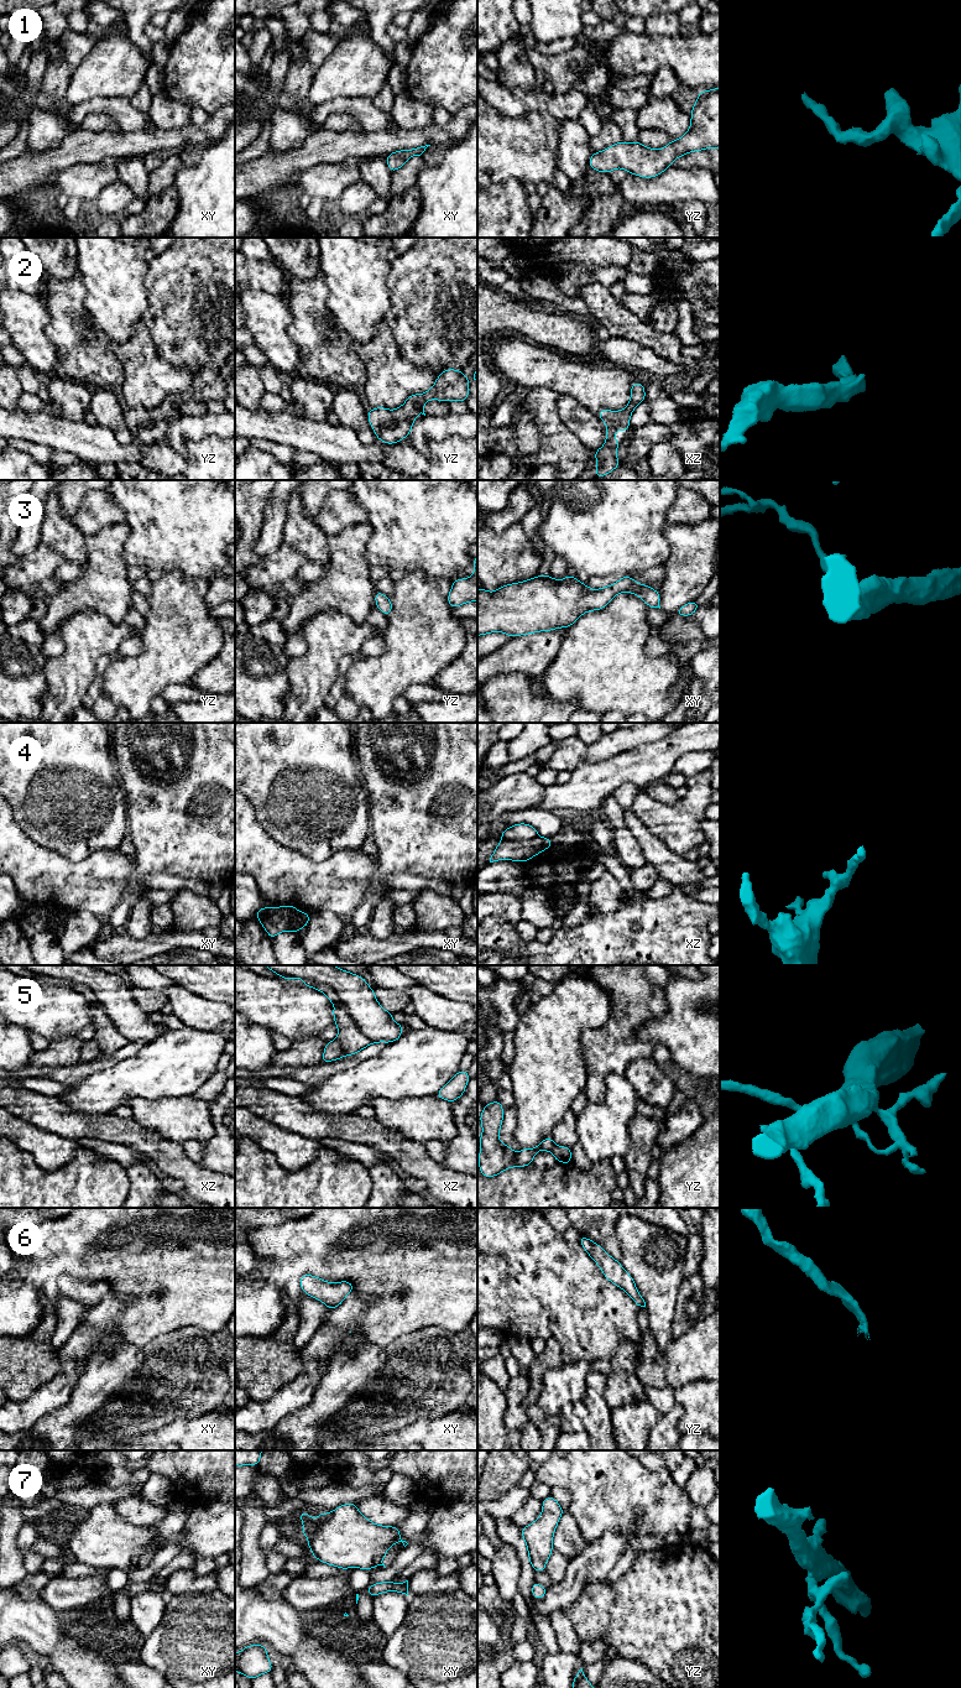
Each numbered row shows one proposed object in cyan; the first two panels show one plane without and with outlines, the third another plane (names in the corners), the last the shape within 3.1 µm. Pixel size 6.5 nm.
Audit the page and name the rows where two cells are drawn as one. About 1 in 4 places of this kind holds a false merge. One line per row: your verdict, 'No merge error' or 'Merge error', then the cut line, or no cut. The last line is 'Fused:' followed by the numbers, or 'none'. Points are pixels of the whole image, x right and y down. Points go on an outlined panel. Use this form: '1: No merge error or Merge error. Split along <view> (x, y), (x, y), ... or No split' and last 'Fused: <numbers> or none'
1: No merge error. No split
2: No merge error. No split
3: No merge error. No split
4: Merge error. Split along xy (260, 921), (269, 915), (281, 913), (286, 918), (290, 930)
5: Merge error. Split along xz (337, 1038), (345, 1054)
6: No merge error. No split
7: No merge error. No split
Fused: 4, 5

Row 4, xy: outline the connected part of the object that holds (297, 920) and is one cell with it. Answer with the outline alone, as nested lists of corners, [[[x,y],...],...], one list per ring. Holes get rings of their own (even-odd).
[[[282,906],[280,911],[276,907],[262,907],[256,912],[256,919],[262,921],[266,916],[281,913],[284,916],[289,923],[289,931],[298,934],[298,931],[305,926],[308,926],[310,915],[304,913],[302,911],[292,911],[289,906]]]

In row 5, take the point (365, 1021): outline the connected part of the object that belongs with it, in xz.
[[[263,965],[283,979],[302,978],[305,986],[328,996],[338,1026],[338,1042],[345,1056],[371,1043],[391,1043],[401,1038],[403,1023],[392,1020],[377,1001],[366,980],[334,965]]]

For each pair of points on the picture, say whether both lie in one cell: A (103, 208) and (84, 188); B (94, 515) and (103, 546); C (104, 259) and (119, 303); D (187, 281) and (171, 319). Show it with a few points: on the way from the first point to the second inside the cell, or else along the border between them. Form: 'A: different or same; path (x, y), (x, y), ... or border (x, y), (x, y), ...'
A: different; border (116, 181), (106, 185), (88, 208)
B: different; border (124, 521), (106, 525), (87, 537)
C: same; path (110, 270), (116, 292)
D: same; path (187, 291), (187, 303), (181, 310)

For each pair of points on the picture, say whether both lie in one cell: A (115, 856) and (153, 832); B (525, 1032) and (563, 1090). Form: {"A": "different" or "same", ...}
{"A": "different", "B": "same"}

